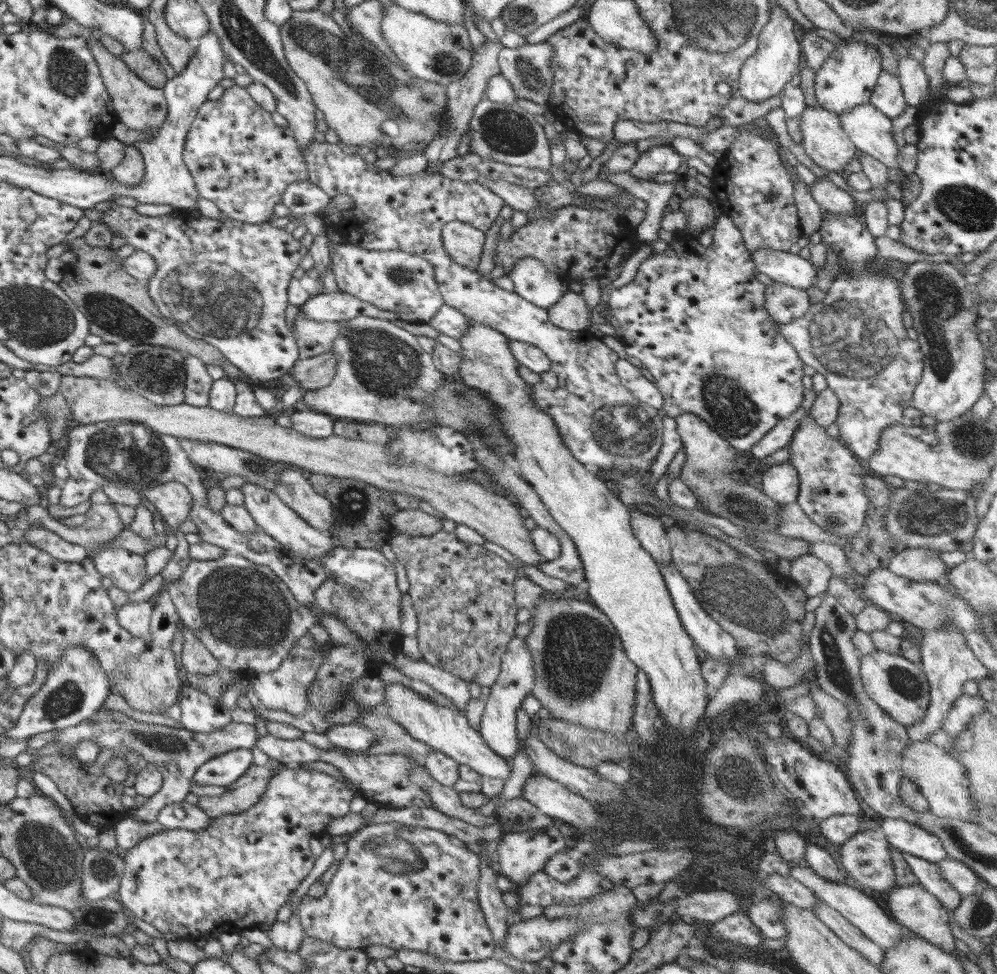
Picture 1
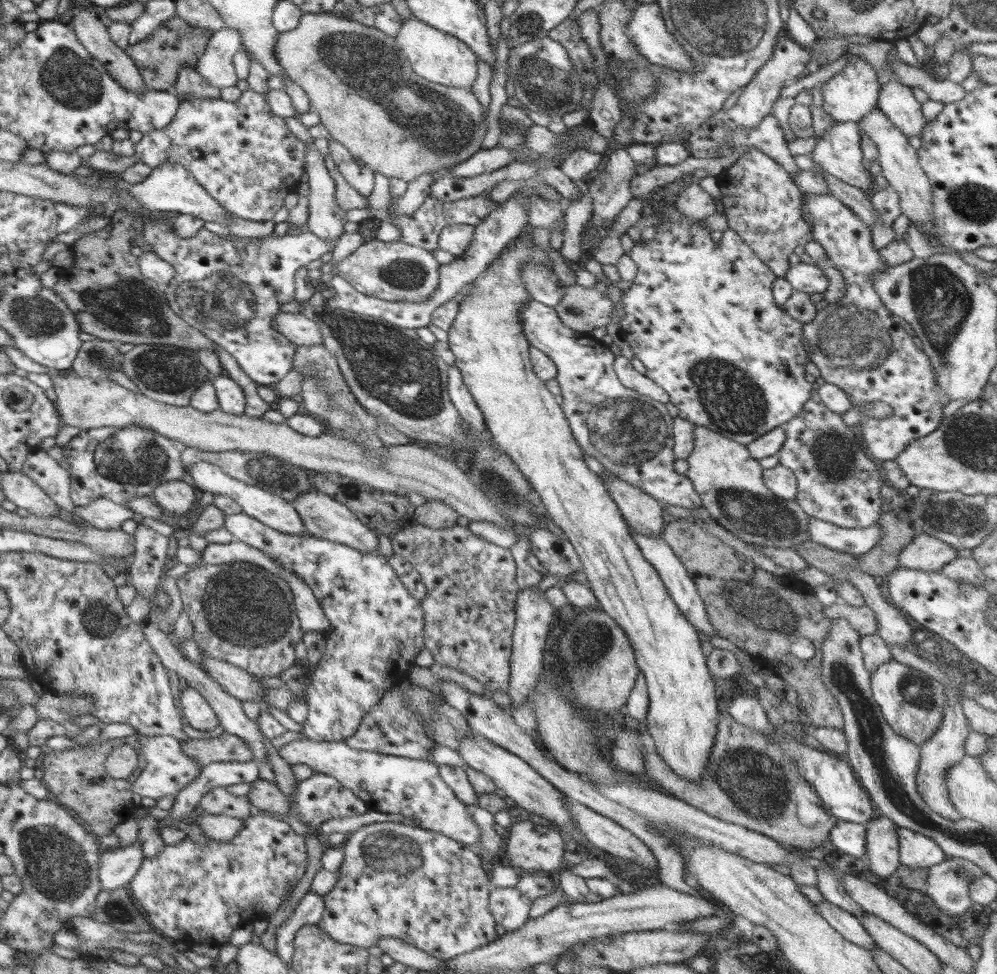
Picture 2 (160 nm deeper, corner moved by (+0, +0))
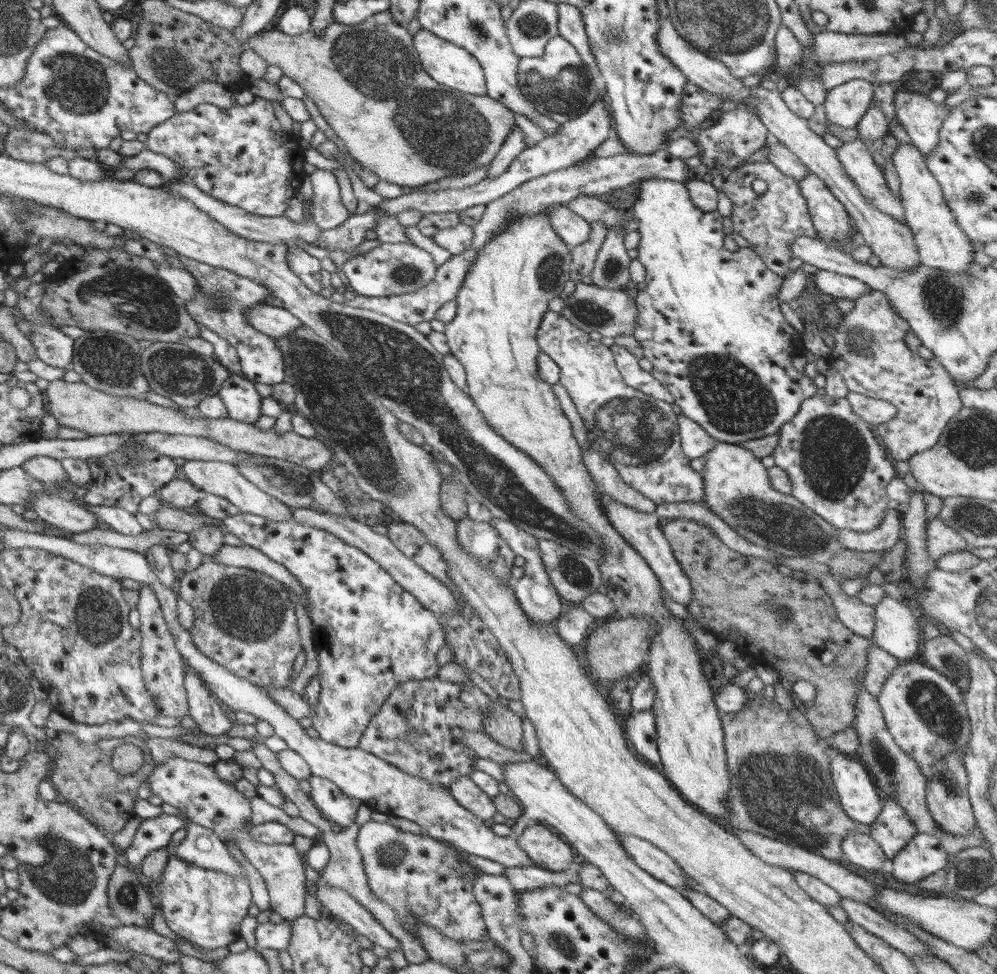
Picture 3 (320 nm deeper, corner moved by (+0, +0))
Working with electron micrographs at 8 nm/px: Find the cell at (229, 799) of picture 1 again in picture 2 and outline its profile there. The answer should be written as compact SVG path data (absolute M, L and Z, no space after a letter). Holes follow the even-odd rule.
M262 778L254 779L251 791L246 796L250 810L253 814L264 811L276 813L276 815L288 815L290 813L289 800L282 794L276 784L271 784Z

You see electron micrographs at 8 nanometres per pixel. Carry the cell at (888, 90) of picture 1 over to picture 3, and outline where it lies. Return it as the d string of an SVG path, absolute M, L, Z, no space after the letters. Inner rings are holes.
M895 88L895 116L914 145L926 157L939 143L939 132L949 110L932 102L926 95Z

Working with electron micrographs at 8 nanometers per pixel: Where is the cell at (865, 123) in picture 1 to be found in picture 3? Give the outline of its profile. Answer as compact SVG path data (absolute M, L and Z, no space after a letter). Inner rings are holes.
M899 141L891 159L893 164L890 168L897 170L895 174L901 184L899 196L905 210L905 224L913 234L921 264L955 276L967 274L968 266L974 262L974 252L981 247L975 245L956 222L939 182L927 167L925 156L914 145Z

